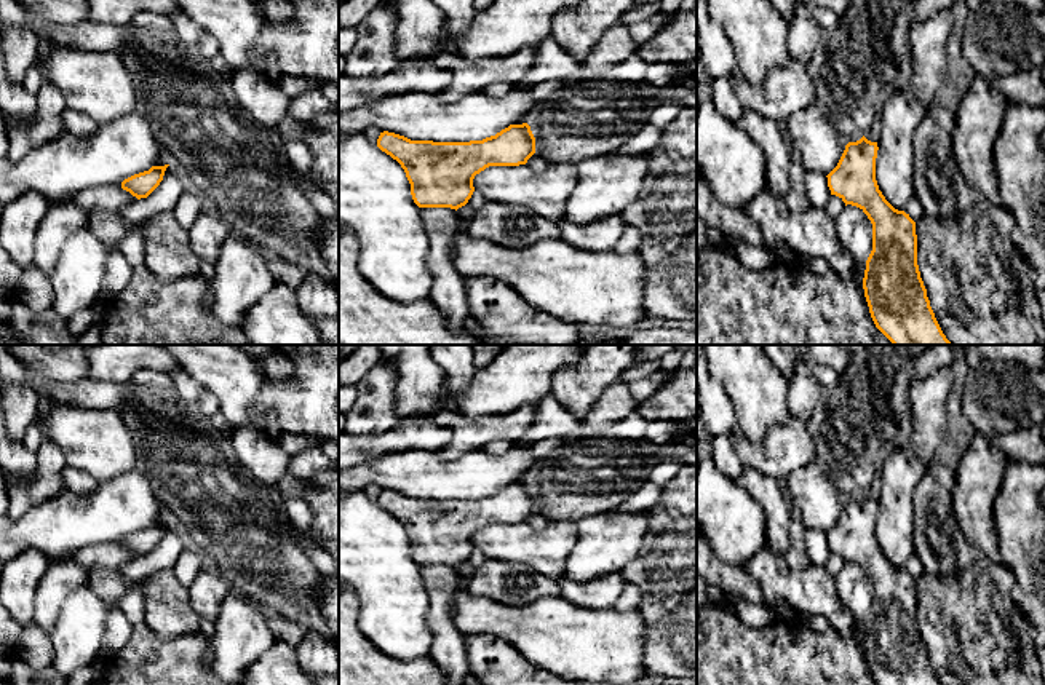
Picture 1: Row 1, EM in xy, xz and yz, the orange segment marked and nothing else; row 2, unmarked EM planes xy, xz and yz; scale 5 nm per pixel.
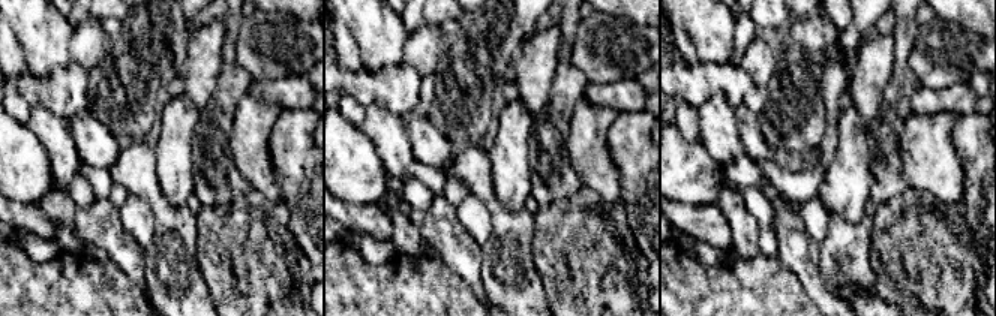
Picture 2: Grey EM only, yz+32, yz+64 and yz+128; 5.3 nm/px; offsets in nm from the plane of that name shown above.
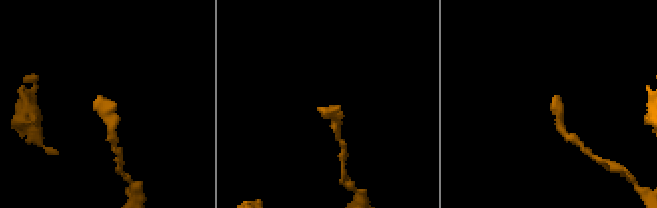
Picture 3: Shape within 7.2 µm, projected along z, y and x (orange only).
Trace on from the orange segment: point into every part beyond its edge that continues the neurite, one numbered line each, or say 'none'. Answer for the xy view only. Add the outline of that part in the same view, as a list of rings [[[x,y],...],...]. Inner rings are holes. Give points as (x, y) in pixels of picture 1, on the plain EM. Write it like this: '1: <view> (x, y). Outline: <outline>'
none

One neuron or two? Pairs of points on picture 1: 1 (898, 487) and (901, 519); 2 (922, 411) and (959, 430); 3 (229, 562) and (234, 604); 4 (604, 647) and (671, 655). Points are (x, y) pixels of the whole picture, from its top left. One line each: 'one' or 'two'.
1: one
2: two
3: two
4: two

